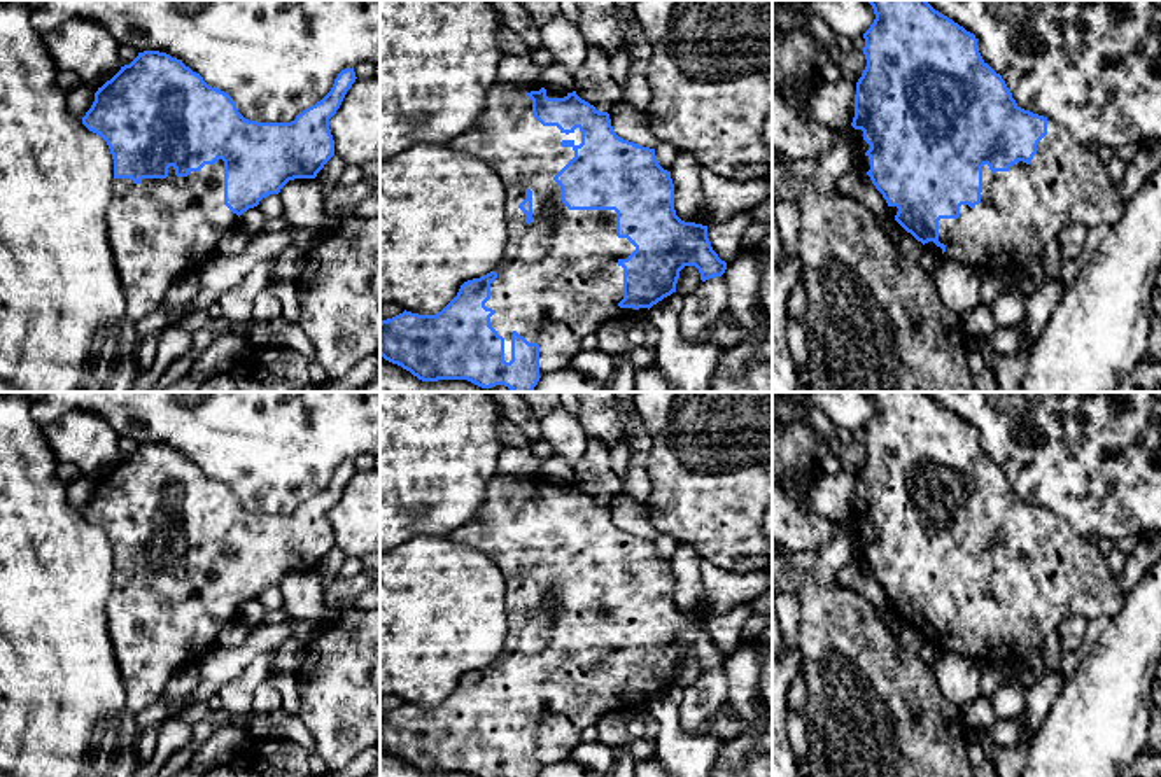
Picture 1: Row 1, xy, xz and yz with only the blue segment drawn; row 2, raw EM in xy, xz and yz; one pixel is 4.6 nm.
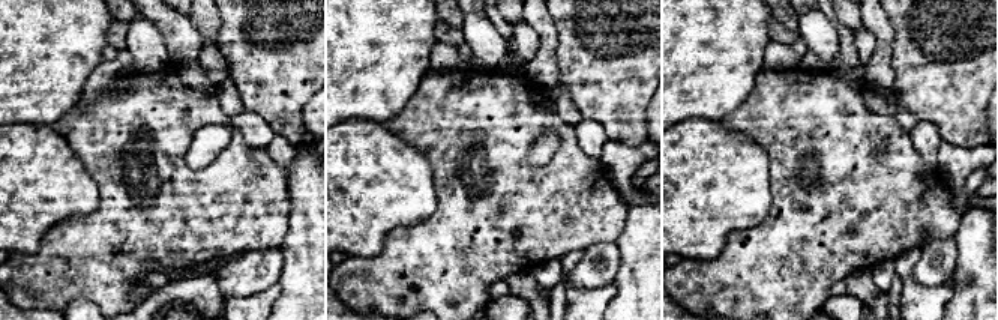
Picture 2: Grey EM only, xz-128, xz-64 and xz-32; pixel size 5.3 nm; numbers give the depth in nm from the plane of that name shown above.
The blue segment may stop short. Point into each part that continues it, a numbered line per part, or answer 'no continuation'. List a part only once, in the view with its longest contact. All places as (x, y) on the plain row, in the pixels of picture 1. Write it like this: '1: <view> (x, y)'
1: xz (559, 672)

